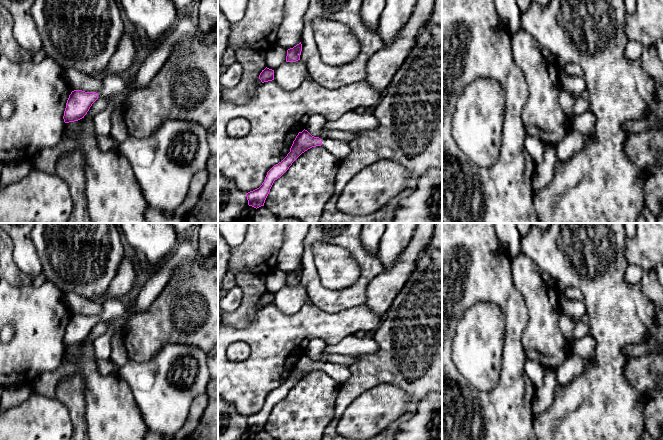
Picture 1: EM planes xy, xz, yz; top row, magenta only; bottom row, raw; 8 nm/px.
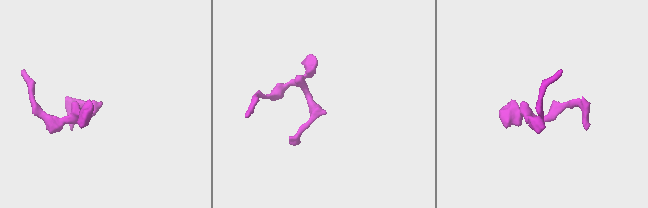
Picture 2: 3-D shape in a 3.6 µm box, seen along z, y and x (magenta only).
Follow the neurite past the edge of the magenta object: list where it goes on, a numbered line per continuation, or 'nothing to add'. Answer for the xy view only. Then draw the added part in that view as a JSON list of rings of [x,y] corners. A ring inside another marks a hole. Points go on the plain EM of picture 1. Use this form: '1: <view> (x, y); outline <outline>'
1: xy (113, 309); outline [[[122,299],[104,300],[103,312],[98,317],[98,323],[106,323],[107,330],[104,334],[93,341],[93,349],[98,359],[109,360],[112,352],[111,340],[113,336],[121,332],[121,328],[112,322],[117,320],[126,312],[127,302]]]

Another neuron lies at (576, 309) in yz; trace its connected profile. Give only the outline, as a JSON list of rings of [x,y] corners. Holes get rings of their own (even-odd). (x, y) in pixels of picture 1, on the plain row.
[[[565,295],[562,297],[559,306],[560,310],[575,320],[581,320],[587,313],[586,304],[583,300],[570,300]]]

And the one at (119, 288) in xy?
[[[125,255],[120,263],[116,275],[110,282],[109,287],[101,296],[101,299],[122,299],[126,300],[136,279],[136,271],[132,257]]]

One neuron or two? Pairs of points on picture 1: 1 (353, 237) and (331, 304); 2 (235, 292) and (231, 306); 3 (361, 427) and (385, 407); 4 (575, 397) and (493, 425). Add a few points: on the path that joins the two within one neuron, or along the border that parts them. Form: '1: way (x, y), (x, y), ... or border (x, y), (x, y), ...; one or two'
1: way (362, 256), (365, 260), (365, 278), (350, 294); one
2: way (234, 295), (231, 303); one
3: way (367, 421), (379, 409); one
4: border (534, 417), (532, 429); two

